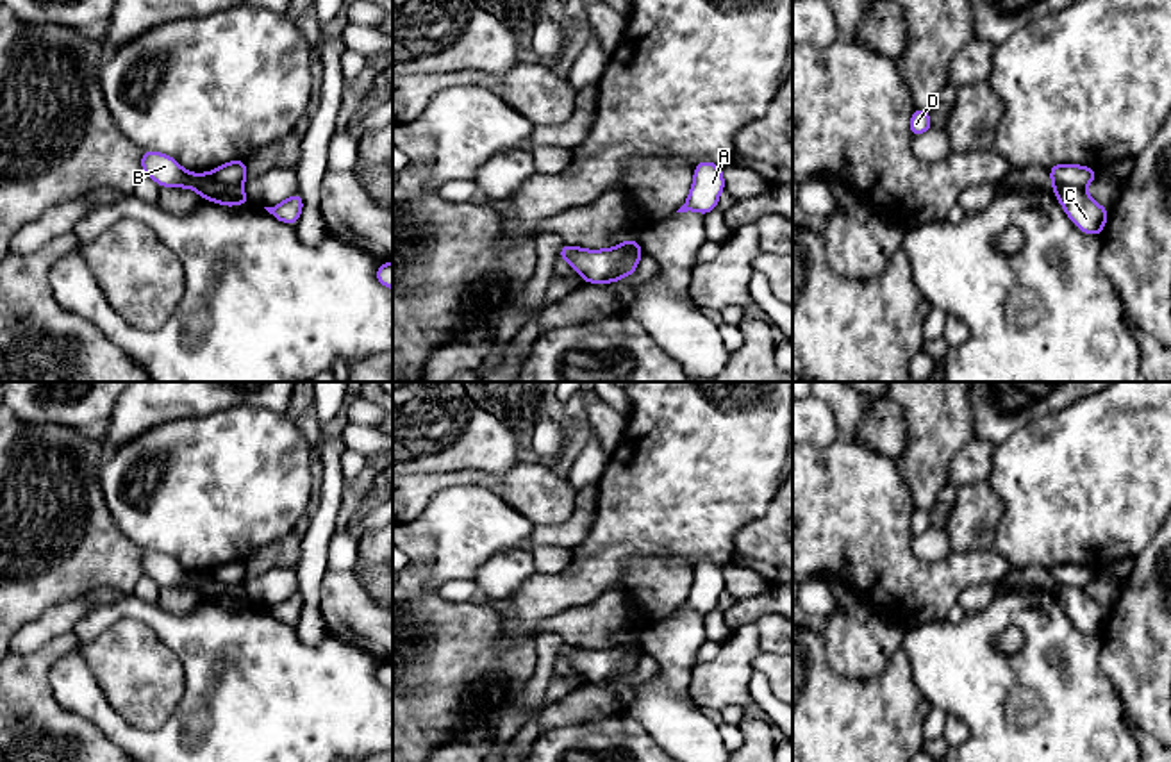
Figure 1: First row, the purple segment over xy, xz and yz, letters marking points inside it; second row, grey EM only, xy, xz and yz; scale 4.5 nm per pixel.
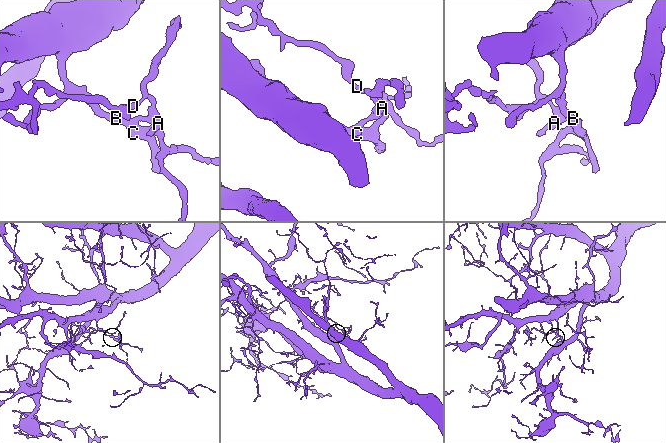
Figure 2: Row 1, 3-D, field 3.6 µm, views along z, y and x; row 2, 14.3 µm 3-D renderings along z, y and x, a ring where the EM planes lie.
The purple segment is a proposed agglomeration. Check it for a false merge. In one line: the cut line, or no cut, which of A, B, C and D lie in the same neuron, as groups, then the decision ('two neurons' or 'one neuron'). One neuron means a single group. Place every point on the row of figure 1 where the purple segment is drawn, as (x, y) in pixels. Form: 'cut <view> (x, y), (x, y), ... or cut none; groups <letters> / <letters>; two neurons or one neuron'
cut xz (625, 241), (625, 257), (609, 281); groups A D / B C; two neurons

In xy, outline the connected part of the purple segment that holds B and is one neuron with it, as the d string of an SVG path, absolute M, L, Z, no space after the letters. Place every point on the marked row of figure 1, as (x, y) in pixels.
M143 150L141 166L143 175L154 178L161 187L195 189L202 200L227 207L252 203L241 186L216 182L211 173L186 171L166 153Z

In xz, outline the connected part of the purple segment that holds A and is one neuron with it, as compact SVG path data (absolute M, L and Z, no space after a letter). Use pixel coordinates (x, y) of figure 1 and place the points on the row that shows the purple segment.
M702 161L694 166L691 193L677 212L694 211L705 216L718 207L718 198L723 191L723 170L710 161Z

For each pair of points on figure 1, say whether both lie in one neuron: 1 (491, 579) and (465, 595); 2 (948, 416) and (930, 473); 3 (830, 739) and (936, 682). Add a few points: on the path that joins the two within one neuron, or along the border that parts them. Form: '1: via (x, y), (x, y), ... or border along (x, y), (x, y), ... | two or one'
1: border along (473, 580), (481, 589) | two
2: via (936, 430), (930, 459) | one
3: border along (904, 652), (914, 686), (923, 696) | two

